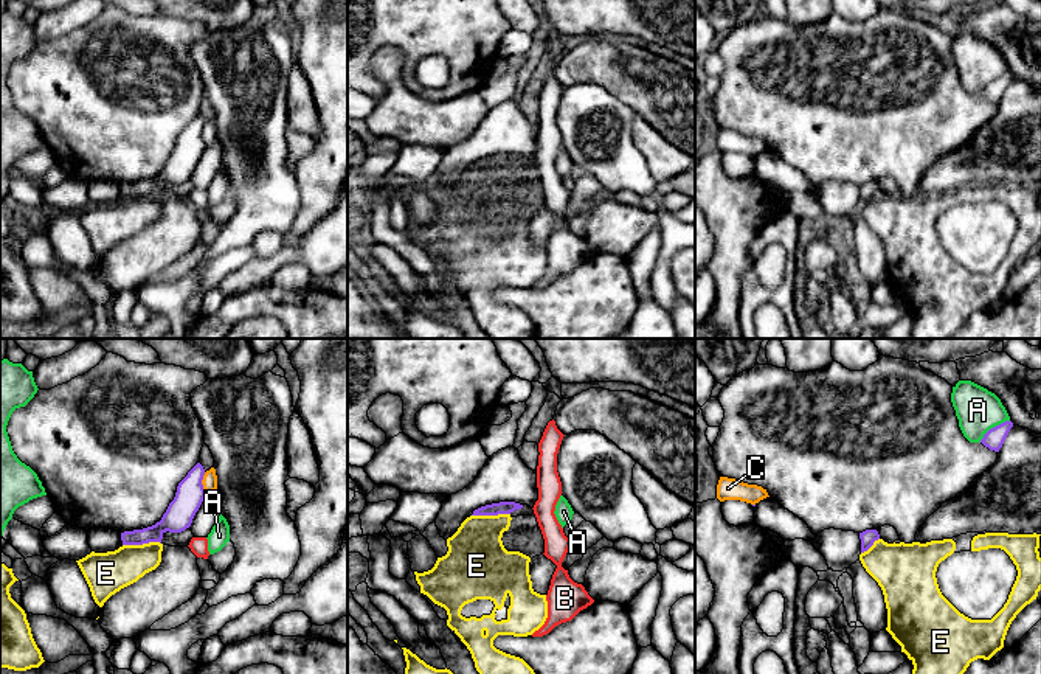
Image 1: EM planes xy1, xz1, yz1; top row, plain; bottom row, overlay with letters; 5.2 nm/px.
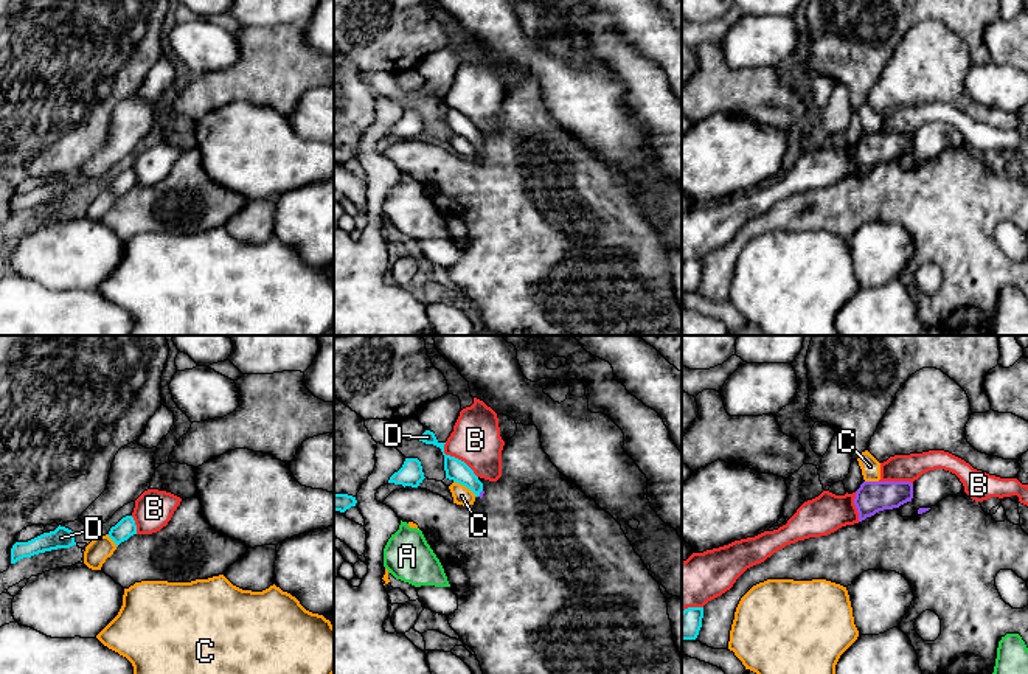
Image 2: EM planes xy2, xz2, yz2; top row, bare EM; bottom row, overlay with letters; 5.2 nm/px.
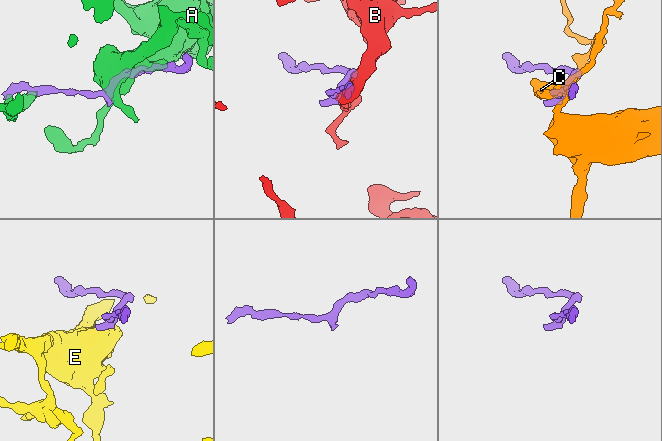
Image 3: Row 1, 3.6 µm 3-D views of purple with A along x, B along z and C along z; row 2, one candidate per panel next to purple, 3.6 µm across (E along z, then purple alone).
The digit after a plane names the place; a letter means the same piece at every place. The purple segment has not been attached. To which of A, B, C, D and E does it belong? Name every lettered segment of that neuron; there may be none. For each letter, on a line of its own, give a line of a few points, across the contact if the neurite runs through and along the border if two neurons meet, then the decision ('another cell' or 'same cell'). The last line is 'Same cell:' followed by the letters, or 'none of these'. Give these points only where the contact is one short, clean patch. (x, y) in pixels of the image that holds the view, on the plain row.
A: another cell
B: another cell
C: another cell
D: xz2 (482, 145), (480, 145), (455, 121) | same cell
E: xy1 (160, 194), (123, 198) | another cell
Same cell: D

